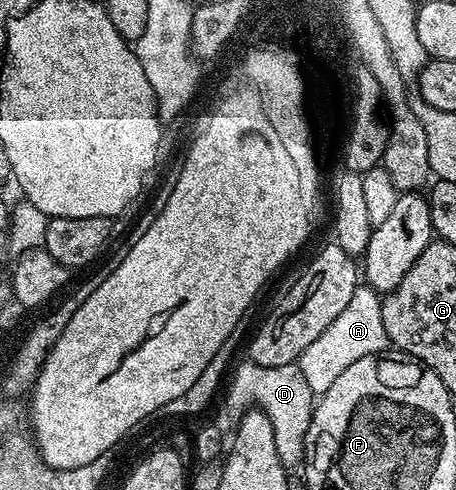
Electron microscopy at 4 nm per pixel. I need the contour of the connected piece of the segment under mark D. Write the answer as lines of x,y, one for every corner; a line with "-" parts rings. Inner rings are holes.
248,359
242,361
227,391
222,421
225,423
231,422
232,419
233,422
239,421
250,409
259,408
271,421
280,462
286,469
293,469
295,466
298,468
304,462
305,437
312,417
315,394
309,389
309,384
296,362
278,367
260,367
254,361

